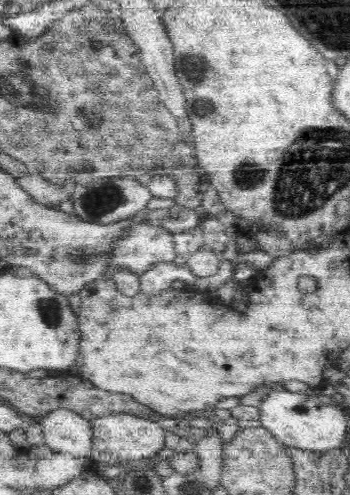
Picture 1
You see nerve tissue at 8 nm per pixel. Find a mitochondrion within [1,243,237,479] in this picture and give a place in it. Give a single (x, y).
(48, 310)

